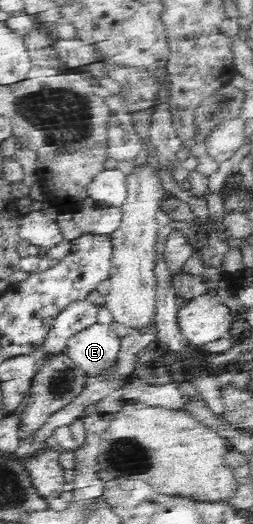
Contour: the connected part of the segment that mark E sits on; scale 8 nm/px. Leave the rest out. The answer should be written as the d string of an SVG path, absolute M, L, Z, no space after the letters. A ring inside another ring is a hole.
M101 323L72 337L65 353L88 378L95 378L117 366L121 339Z

